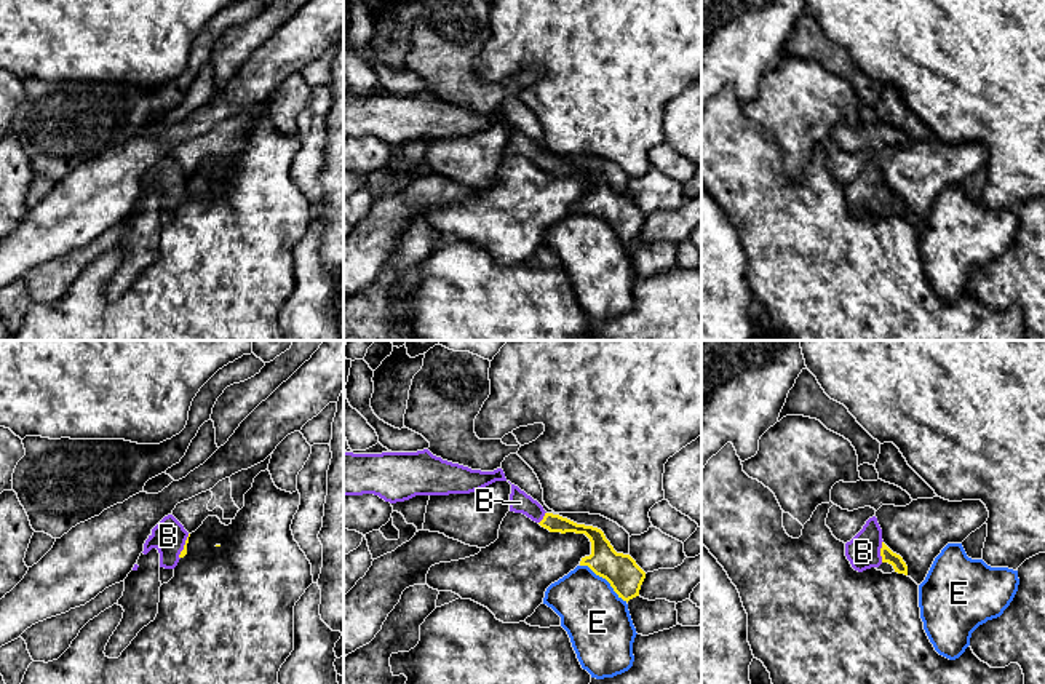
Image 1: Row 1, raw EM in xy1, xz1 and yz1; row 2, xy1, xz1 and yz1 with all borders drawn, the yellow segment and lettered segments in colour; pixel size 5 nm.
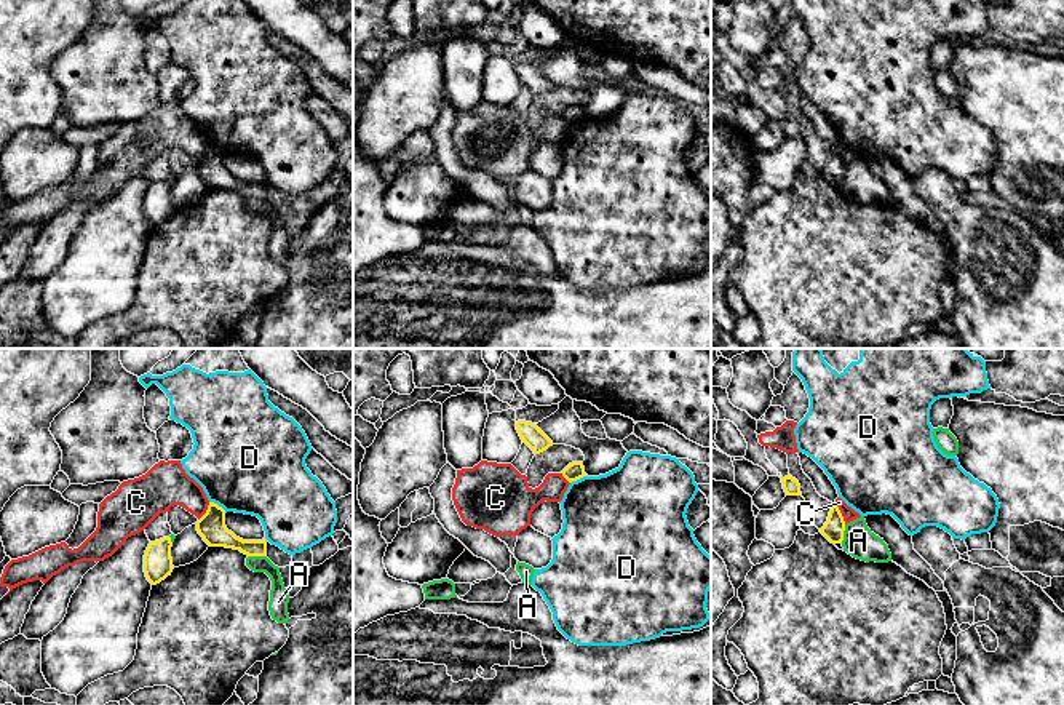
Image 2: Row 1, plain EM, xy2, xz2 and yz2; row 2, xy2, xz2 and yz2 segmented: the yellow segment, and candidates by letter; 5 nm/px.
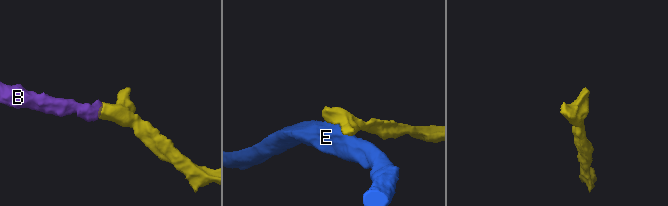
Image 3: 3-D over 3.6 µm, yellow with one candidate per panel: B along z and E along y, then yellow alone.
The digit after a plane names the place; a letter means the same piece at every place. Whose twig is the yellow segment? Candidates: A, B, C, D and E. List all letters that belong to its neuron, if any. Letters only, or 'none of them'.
B

